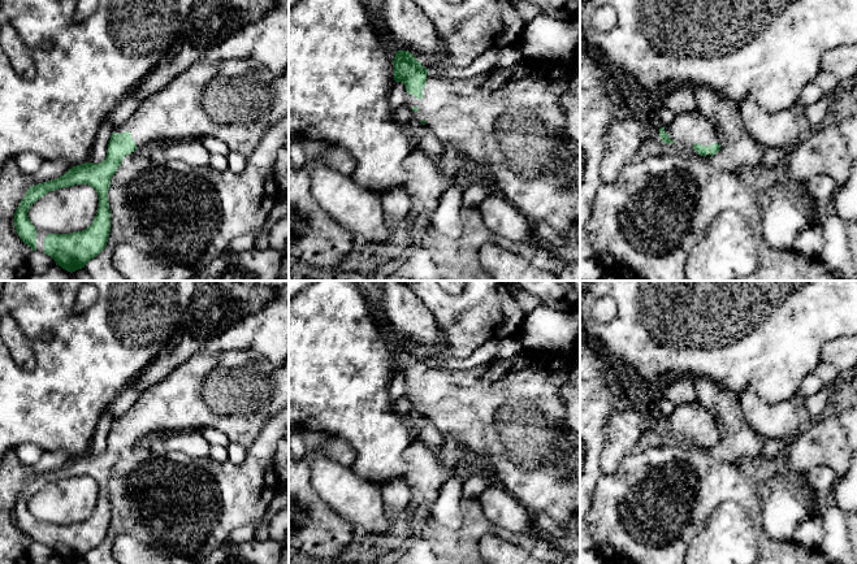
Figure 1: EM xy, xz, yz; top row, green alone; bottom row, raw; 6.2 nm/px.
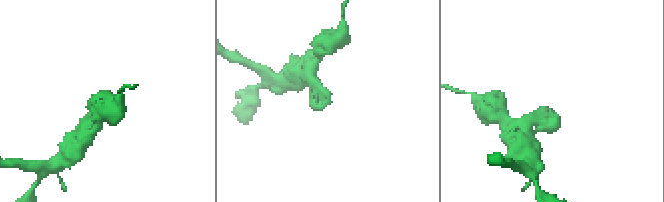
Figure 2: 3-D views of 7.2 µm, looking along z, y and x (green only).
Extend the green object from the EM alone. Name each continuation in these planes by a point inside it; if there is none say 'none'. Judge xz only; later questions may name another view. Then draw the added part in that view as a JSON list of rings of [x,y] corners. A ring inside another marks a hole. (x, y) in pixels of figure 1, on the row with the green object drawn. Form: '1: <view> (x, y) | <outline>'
1: xz (507, 121) | [[[524,57],[511,66],[497,65],[473,78],[446,81],[428,70],[423,99],[406,94],[406,105],[414,118],[425,121],[434,135],[445,144],[466,155],[469,166],[484,178],[493,182],[497,195],[515,205],[529,222],[545,222],[563,235],[562,246],[544,244],[545,250],[559,263],[580,263],[580,186],[558,187],[555,177],[568,165],[564,157],[566,114],[559,105],[560,96],[568,91],[568,66],[553,60],[533,60]]]

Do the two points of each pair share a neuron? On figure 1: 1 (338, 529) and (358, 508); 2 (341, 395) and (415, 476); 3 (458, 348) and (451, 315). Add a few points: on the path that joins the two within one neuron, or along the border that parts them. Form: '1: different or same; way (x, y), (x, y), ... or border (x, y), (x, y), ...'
1: different; border (324, 500), (355, 528)
2: different; border (415, 441), (403, 452), (407, 471), (401, 478)
3: same; way (458, 341), (458, 326), (454, 322)

